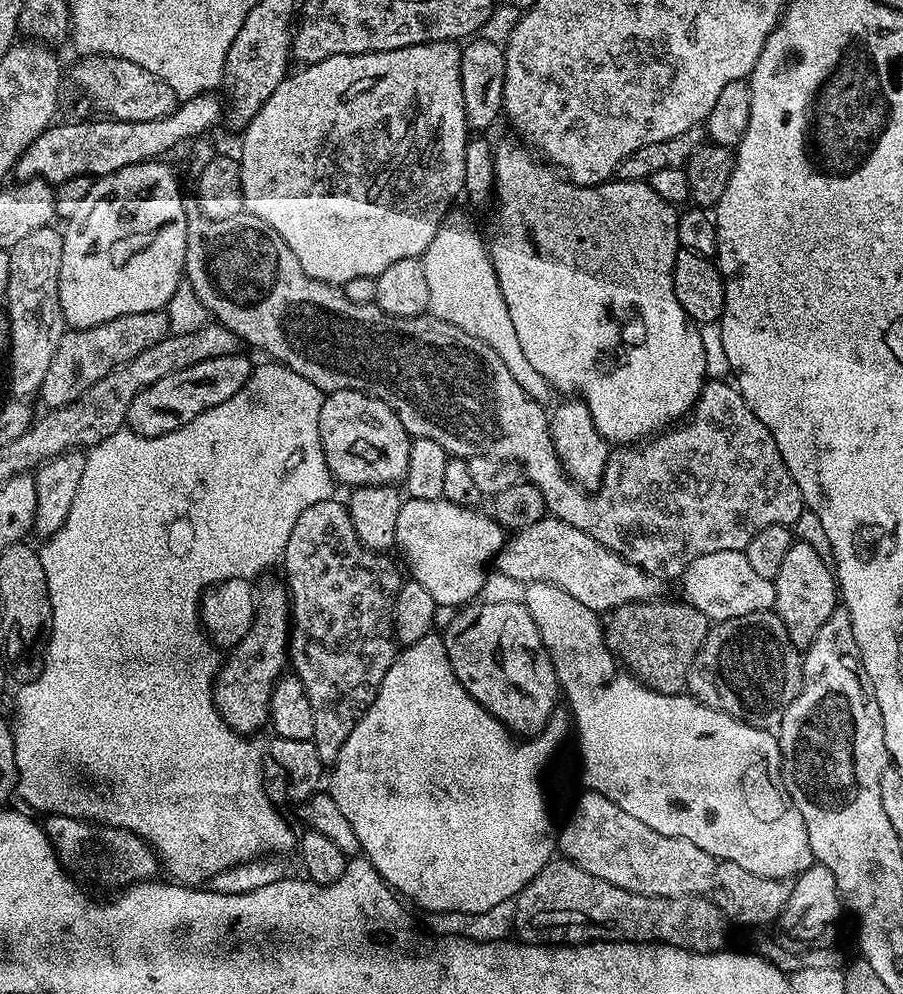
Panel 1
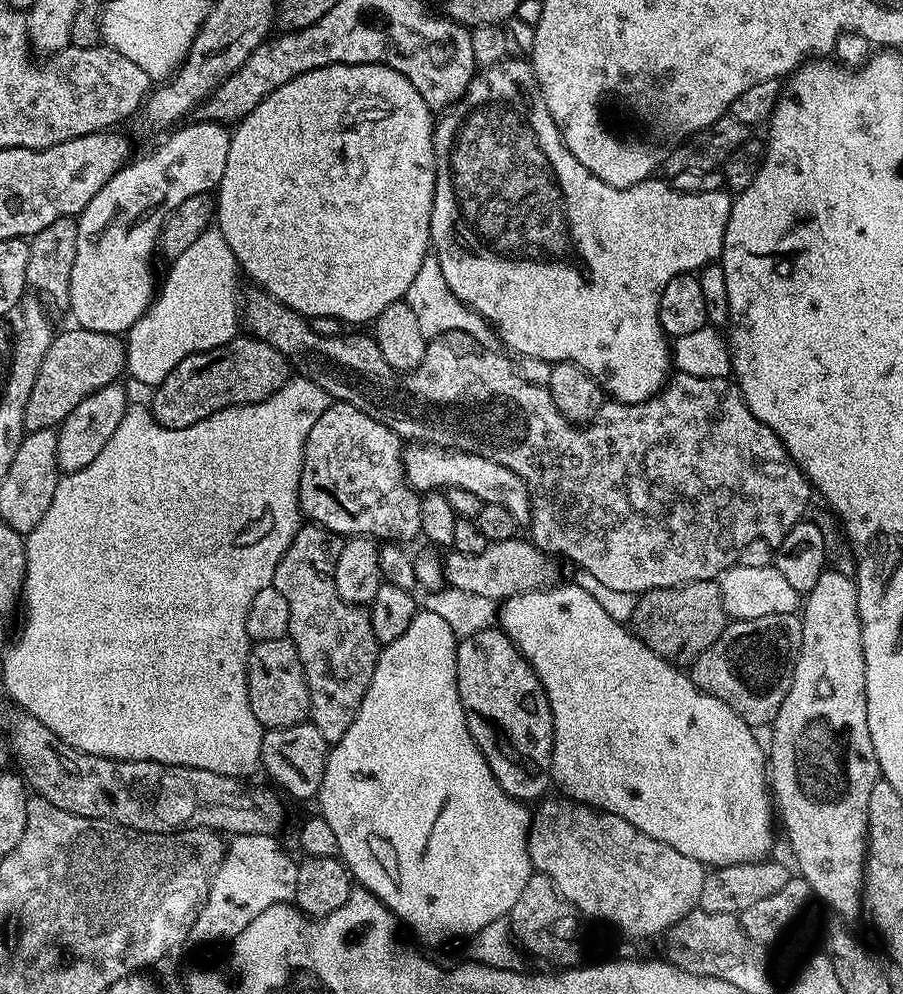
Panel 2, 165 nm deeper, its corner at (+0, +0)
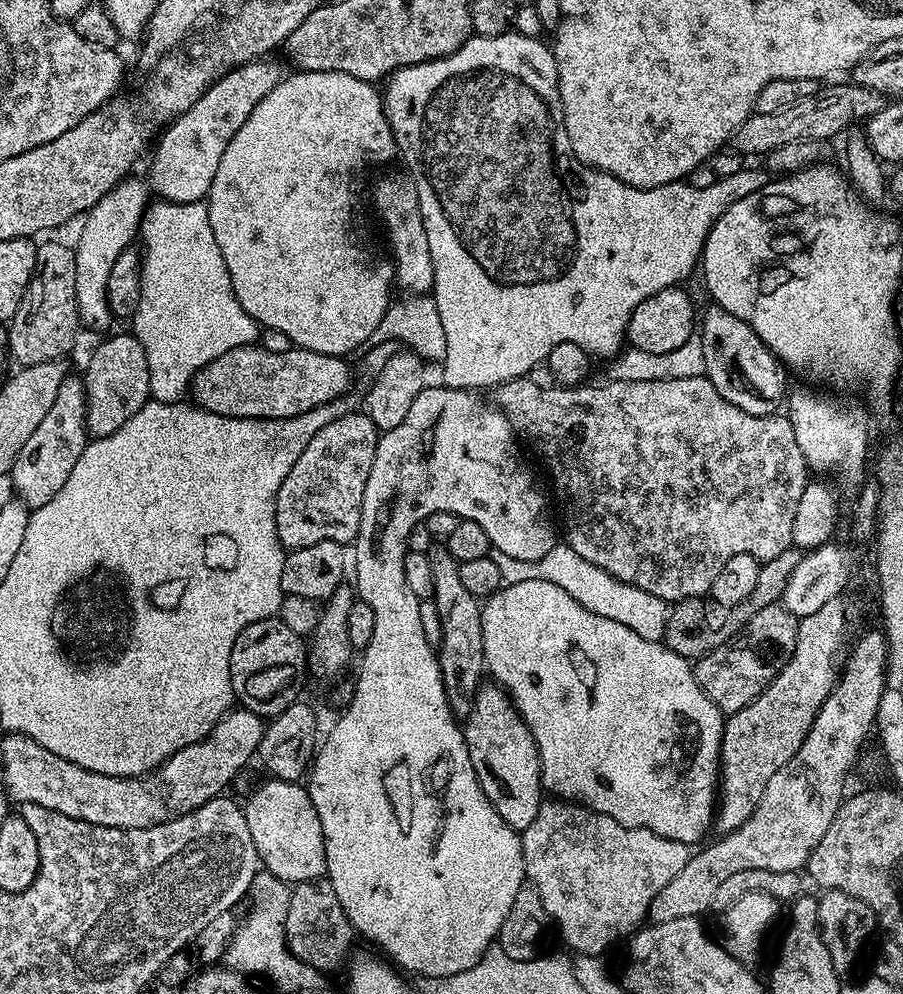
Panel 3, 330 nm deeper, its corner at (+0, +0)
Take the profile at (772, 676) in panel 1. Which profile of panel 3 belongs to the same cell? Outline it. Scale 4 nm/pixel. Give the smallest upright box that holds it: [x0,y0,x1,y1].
[695,603,799,714]

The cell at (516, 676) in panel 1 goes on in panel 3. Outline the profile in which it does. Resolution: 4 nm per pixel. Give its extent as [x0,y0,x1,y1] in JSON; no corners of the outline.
[462,682,542,830]

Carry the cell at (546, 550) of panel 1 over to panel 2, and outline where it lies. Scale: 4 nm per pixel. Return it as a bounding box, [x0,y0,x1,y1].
[442,539,553,602]

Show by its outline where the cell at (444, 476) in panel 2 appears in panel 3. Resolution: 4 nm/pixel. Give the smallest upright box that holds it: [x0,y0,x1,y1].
[306,386,558,978]

